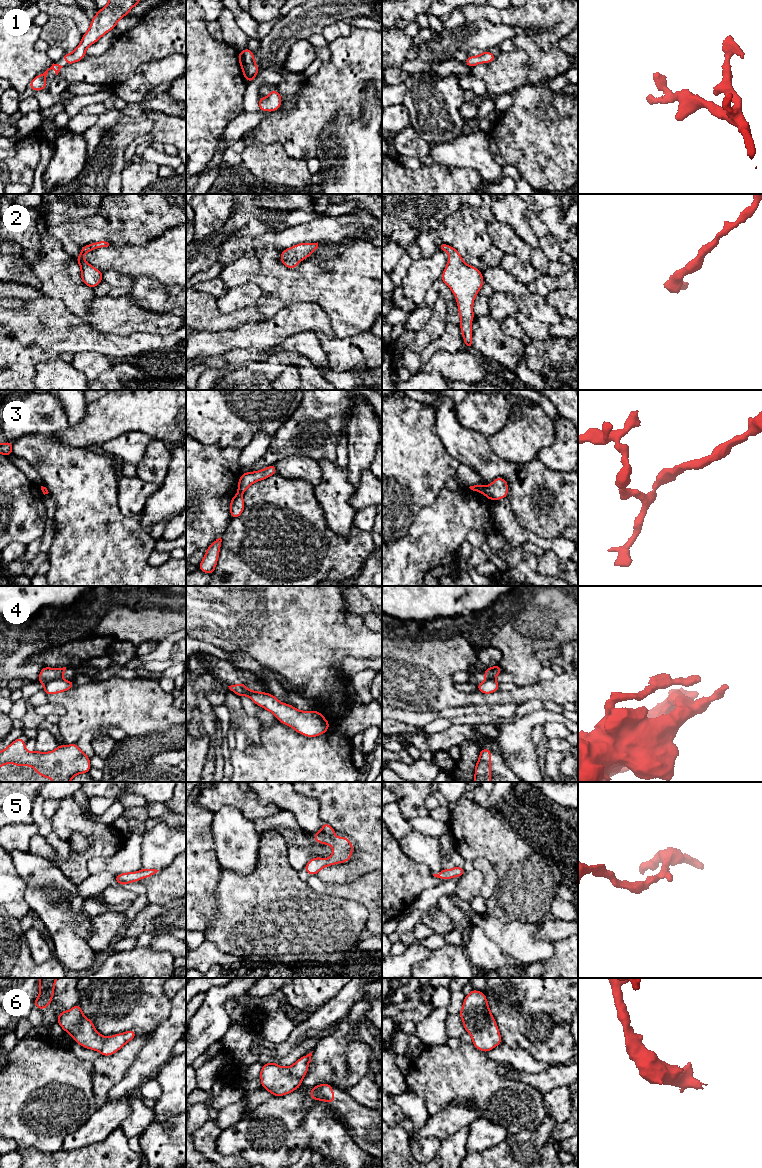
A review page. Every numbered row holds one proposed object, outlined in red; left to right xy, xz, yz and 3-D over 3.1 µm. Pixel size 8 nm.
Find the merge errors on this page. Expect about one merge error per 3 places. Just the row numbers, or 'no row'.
3, 4

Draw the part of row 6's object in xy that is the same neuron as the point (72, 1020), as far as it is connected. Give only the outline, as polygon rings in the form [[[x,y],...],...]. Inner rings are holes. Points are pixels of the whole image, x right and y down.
[[[79,1003],[70,1010],[61,1011],[57,1017],[57,1023],[74,1038],[77,1044],[96,1050],[102,1056],[113,1055],[130,1040],[137,1037],[133,1029],[112,1037],[100,1035],[93,1022],[84,1016]]]

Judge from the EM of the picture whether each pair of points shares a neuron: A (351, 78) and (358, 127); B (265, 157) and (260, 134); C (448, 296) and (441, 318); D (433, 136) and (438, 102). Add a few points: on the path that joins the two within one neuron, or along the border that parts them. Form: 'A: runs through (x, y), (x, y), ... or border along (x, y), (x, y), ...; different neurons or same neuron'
A: border along (366, 97), (359, 118), (341, 113), (335, 119); different neurons
B: border along (247, 147), (253, 144), (281, 143), (285, 149); different neurons
C: border along (438, 297), (444, 300), (447, 310), (447, 321); different neurons
D: runs through (433, 128), (435, 124), (435, 110); same neuron

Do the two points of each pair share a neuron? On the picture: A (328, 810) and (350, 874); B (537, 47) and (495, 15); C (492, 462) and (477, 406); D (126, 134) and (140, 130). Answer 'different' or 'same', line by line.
A: same
B: same
C: different
D: same

